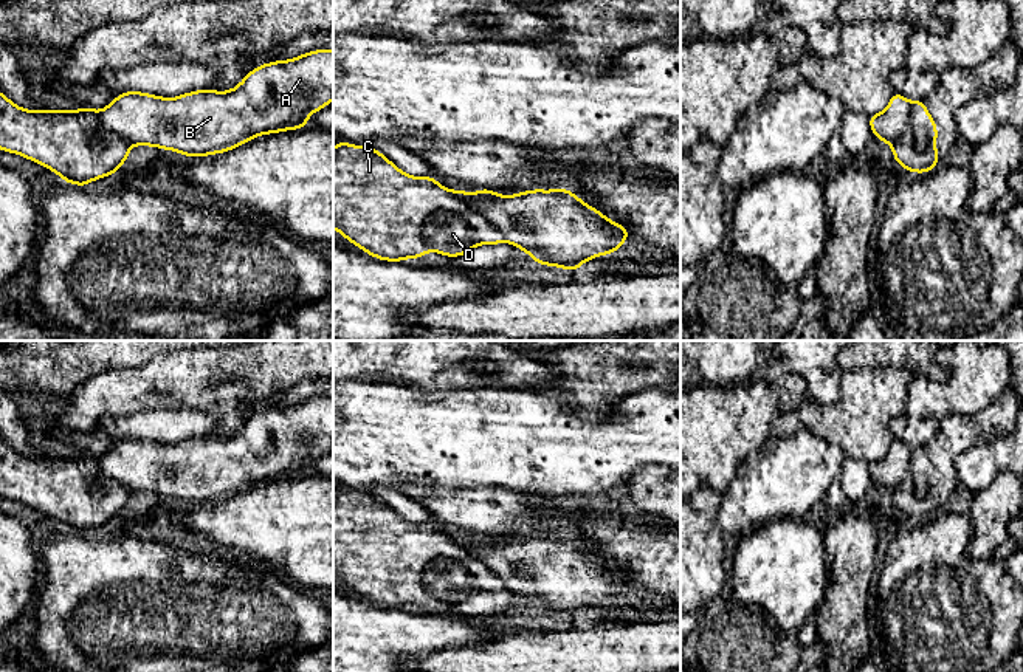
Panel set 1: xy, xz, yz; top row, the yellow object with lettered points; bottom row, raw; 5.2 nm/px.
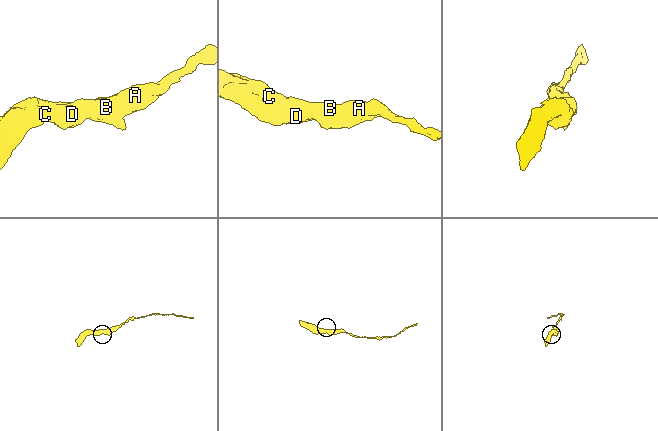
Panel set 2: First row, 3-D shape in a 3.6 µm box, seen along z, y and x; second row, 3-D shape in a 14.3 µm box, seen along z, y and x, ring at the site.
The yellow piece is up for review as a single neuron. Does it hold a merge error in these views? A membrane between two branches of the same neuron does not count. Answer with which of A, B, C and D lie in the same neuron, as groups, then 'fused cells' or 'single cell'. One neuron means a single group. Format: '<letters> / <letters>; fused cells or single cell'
A B / C D; fused cells

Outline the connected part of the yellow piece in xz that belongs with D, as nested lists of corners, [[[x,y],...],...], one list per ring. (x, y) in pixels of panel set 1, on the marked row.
[[[341,139],[333,147],[333,229],[363,252],[384,262],[403,262],[425,257],[434,251],[445,257],[460,257],[479,245],[501,245],[502,234],[460,197],[439,184],[434,175],[412,177],[398,169],[380,150],[370,146],[350,146]]]

